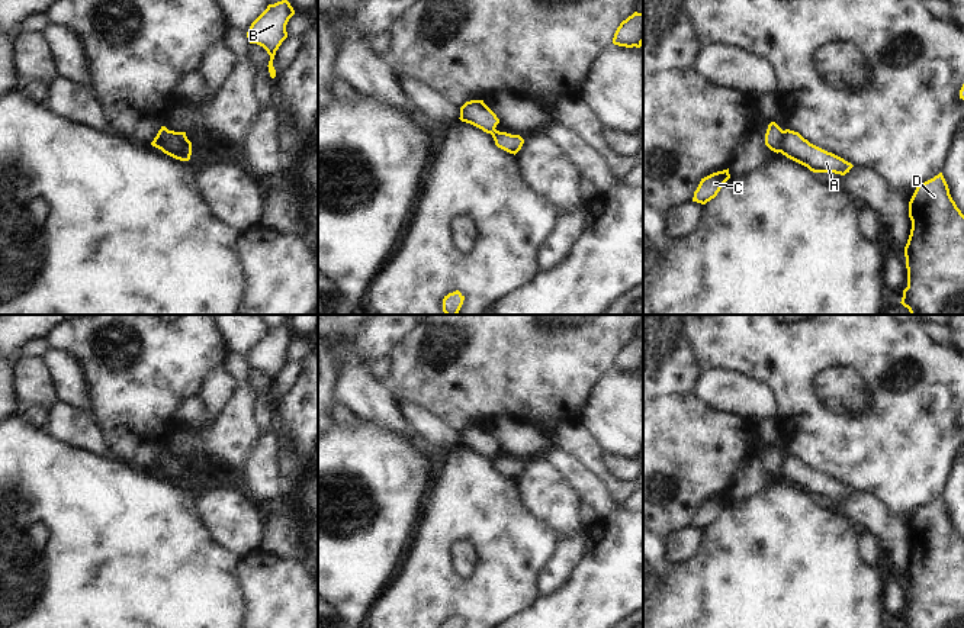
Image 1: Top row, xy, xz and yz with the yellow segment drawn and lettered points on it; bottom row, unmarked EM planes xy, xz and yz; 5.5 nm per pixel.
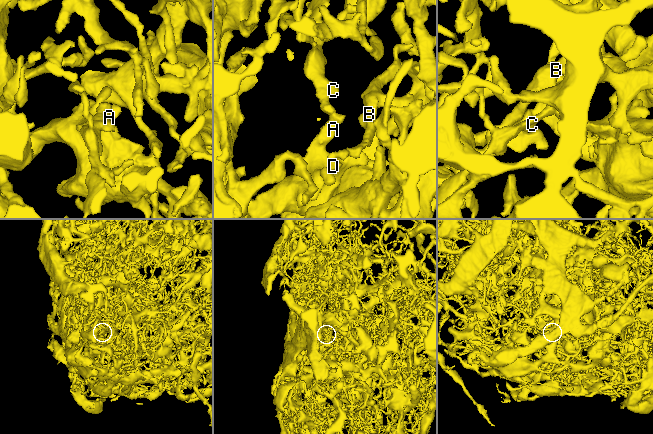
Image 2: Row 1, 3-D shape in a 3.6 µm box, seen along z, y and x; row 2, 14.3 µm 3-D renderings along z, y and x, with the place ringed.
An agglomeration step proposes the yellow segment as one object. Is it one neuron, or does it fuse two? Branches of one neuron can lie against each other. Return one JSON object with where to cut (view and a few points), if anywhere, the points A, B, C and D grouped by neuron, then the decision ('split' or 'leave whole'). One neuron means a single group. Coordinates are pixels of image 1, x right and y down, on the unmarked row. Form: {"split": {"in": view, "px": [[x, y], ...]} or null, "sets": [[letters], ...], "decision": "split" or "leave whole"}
{"split": {"in": "yz", "px": [[784, 456], [778, 476]]}, "sets": [["A", "D"], ["B", "C"]], "decision": "split"}

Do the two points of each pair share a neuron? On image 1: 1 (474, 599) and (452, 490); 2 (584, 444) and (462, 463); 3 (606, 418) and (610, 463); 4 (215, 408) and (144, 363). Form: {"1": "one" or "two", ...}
{"1": "one", "2": "two", "3": "two", "4": "two"}

